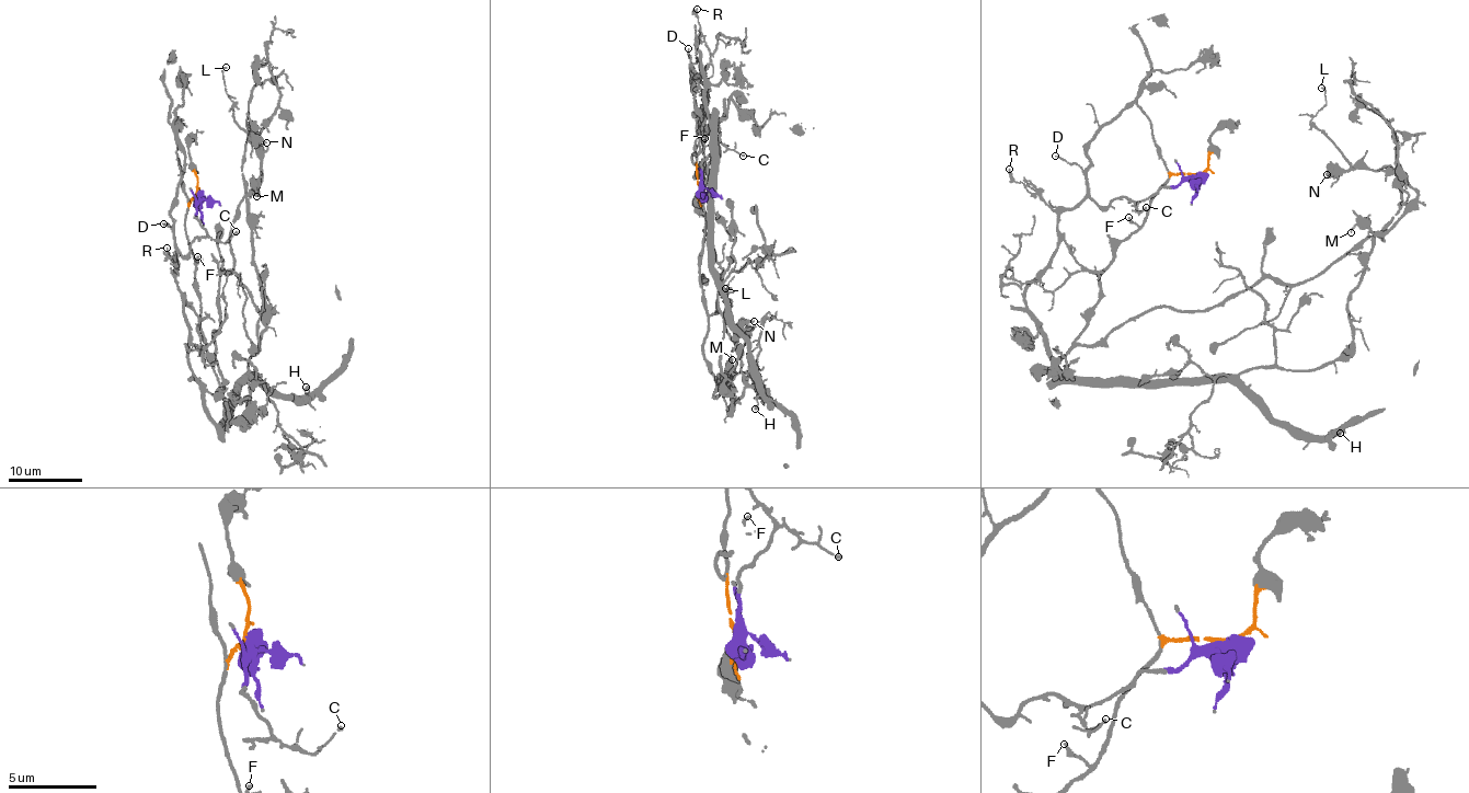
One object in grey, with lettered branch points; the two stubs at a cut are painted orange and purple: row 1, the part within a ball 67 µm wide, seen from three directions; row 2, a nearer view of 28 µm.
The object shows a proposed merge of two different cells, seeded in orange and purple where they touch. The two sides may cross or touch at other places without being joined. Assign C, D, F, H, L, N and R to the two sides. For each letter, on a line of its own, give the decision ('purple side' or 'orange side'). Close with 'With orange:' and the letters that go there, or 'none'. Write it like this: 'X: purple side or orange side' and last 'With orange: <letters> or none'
C: purple side
D: purple side
F: orange side
H: purple side
L: orange side
N: orange side
R: purple side
With orange: F, L, N

